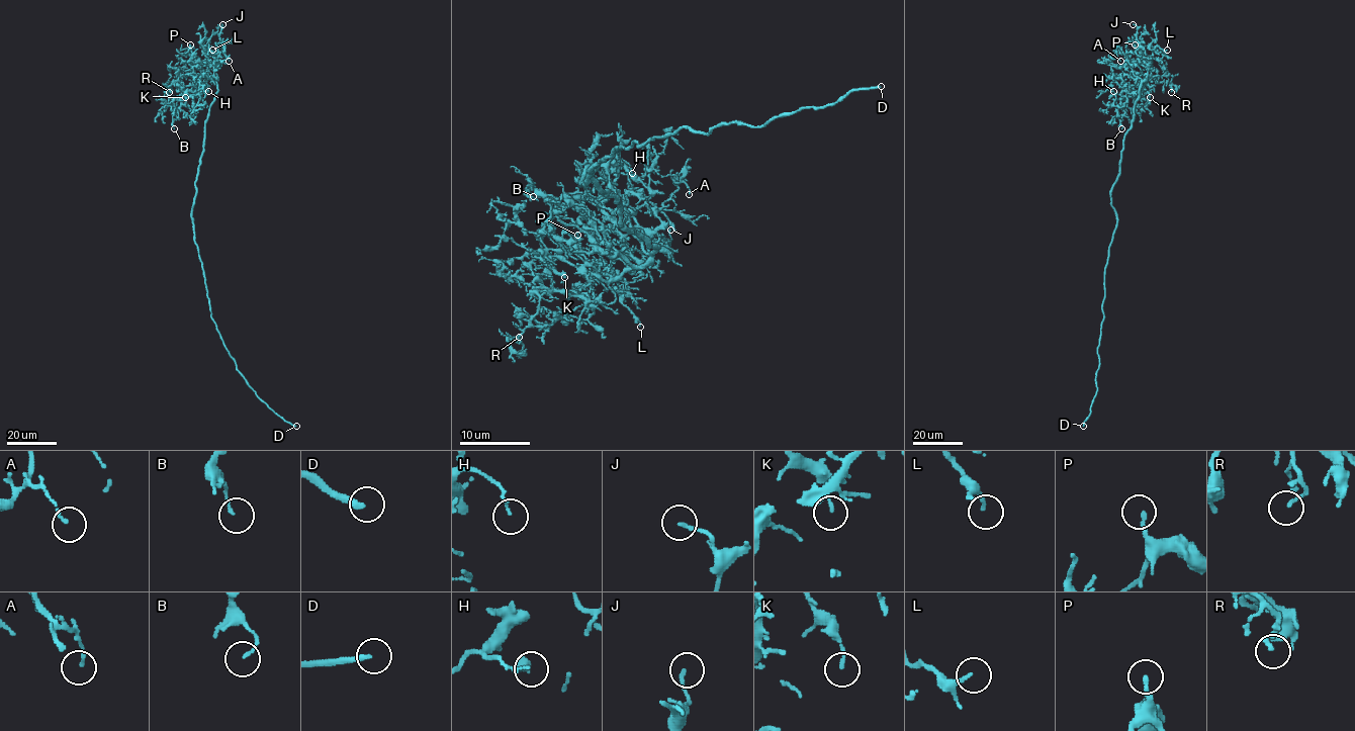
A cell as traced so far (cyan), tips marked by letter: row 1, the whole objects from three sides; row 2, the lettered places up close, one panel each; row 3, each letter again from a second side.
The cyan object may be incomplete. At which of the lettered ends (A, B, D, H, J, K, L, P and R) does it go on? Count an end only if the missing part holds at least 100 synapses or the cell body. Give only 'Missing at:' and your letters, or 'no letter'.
Missing at: D

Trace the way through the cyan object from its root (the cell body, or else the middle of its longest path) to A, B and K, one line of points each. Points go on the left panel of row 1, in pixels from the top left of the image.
A: (191, 218), (205, 120), (217, 91), (207, 65), (219, 64), (217, 57), (224, 47), (224, 54), (229, 61)
B: (191, 218), (205, 120), (217, 91), (215, 81), (208, 79), (198, 93), (187, 91), (173, 100), (174, 128)
K: (191, 218), (205, 120), (217, 84), (205, 75), (195, 79), (182, 75), (176, 84), (185, 97)

